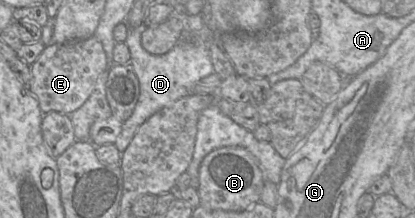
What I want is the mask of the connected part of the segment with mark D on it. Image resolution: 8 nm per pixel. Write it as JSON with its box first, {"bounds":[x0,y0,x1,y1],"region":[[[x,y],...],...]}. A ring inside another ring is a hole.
{"bounds":[115,27,217,153],"region":[[[143,27],[129,28],[128,36],[124,41],[131,53],[130,63],[139,79],[140,96],[132,115],[123,122],[123,129],[115,142],[121,153],[129,146],[139,127],[152,115],[180,98],[193,94],[194,85],[214,73],[209,45],[212,40],[217,40],[217,36],[212,29],[184,34],[180,41],[163,55],[153,55],[143,47],[142,29]]]}

